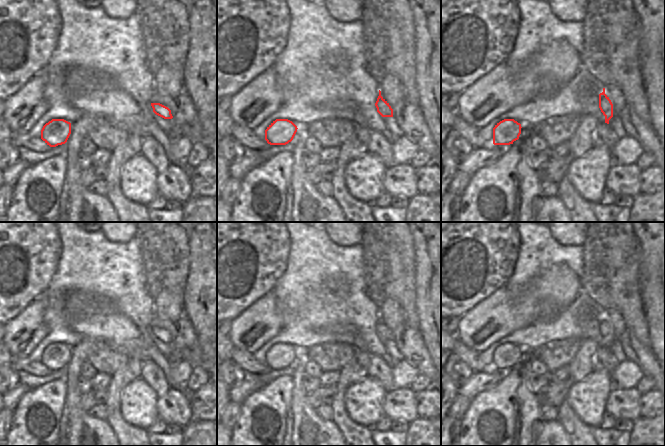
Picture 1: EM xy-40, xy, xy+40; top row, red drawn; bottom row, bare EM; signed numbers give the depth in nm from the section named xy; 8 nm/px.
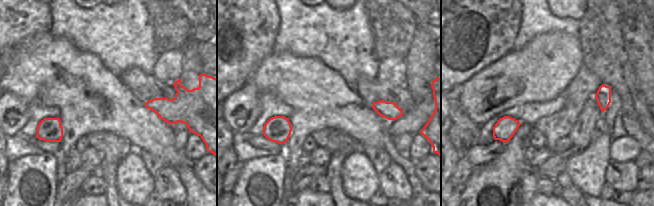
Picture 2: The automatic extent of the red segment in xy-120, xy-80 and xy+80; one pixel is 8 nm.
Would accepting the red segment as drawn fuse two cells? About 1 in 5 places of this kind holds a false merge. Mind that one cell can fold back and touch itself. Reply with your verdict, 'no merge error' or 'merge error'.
no merge error

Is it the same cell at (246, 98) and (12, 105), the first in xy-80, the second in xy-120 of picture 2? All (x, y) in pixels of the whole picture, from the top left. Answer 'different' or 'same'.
same

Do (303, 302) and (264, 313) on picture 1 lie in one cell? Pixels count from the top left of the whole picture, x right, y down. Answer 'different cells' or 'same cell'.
different cells

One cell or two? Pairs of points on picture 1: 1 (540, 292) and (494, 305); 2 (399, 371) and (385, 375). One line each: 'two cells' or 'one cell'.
1: one cell
2: two cells

